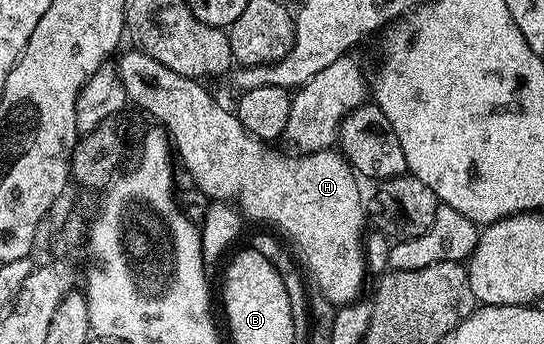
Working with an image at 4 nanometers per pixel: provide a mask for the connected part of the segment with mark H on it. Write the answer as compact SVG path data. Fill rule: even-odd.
M130 48L130 51L123 56L122 59L116 62L118 67L118 75L120 80L124 84L124 92L126 93L127 99L131 103L134 102L143 110L146 114L151 114L155 118L157 125L161 129L165 130L171 143L173 149L176 151L177 161L180 163L180 166L183 166L184 169L190 173L190 178L192 181L198 185L198 190L202 194L207 194L207 199L217 200L220 202L234 203L237 206L237 209L241 211L247 219L250 218L254 222L267 222L270 227L275 231L283 230L284 233L290 237L289 245L295 246L298 249L297 257L300 259L302 257L301 265L304 267L306 265L305 273L308 275L310 273L309 281L315 282L318 285L318 290L327 298L328 301L334 302L335 307L348 306L352 302L359 301L363 297L362 294L362 285L366 282L366 274L368 275L368 267L366 264L366 252L364 249L364 235L367 233L368 227L366 227L366 210L362 207L362 190L358 187L358 182L360 183L359 175L356 173L353 166L342 157L341 153L337 149L331 148L329 150L318 150L314 154L303 154L299 153L298 158L289 158L286 154L281 154L278 150L273 150L275 147L273 145L262 142L258 138L254 138L251 134L247 134L244 124L240 124L237 113L233 109L225 110L222 106L217 106L214 103L214 98L205 90L203 83L196 78L185 78L180 76L180 72L172 72L172 68L164 68L164 64L160 64L156 60L152 60L152 56L148 56L142 50L137 48Z

